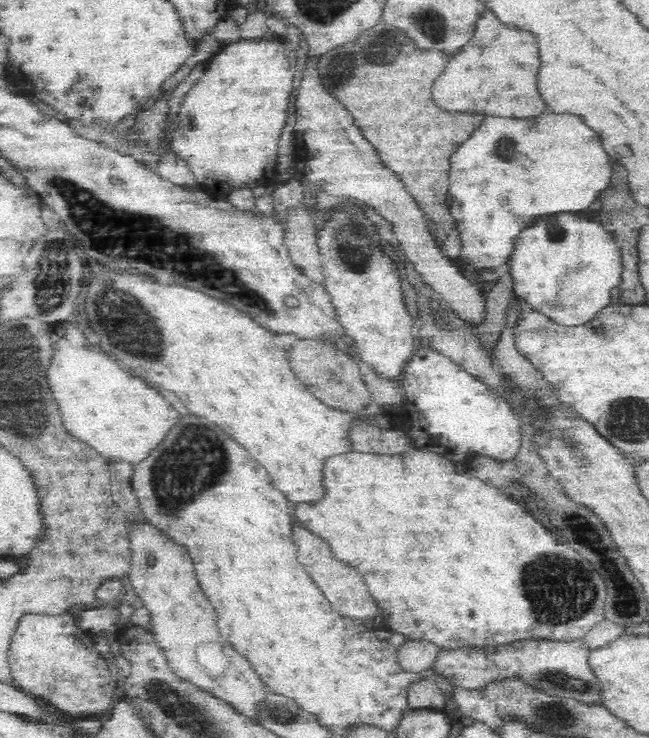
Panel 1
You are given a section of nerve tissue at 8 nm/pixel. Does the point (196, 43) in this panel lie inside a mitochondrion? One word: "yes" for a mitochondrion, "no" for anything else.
no

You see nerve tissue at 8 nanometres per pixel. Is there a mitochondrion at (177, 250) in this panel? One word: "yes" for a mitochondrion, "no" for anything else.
yes

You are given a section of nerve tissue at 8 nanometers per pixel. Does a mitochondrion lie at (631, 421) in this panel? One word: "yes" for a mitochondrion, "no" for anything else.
yes

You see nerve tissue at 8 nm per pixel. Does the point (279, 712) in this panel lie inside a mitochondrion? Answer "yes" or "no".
yes

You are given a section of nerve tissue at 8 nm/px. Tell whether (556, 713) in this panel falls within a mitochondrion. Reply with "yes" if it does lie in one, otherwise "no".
yes

